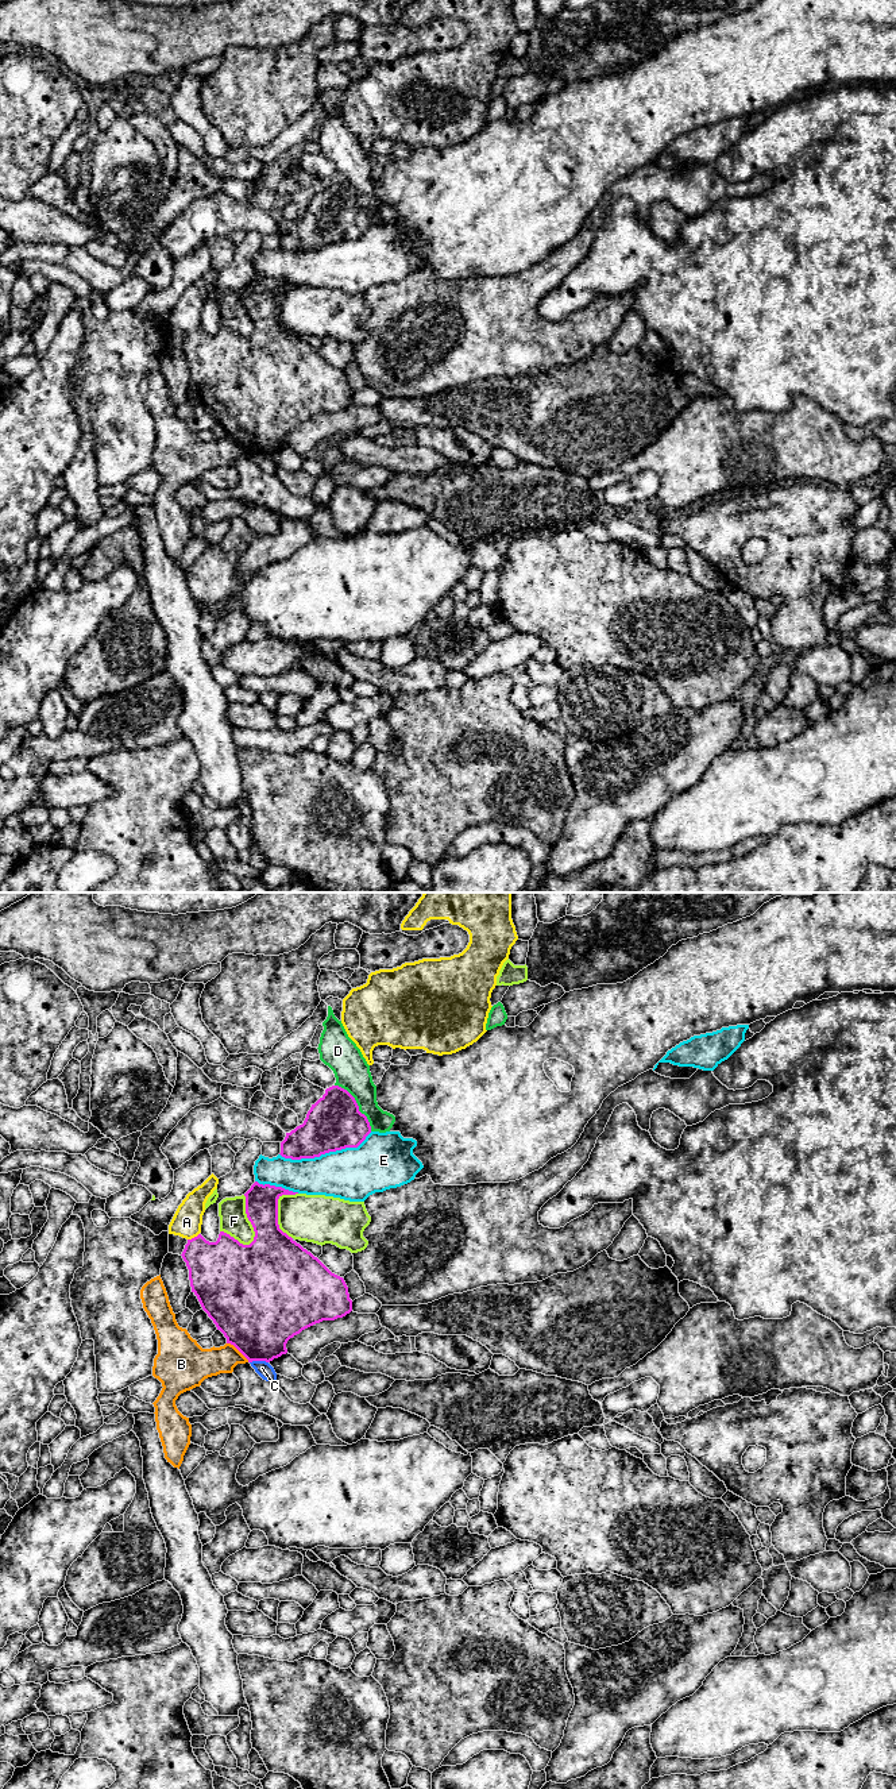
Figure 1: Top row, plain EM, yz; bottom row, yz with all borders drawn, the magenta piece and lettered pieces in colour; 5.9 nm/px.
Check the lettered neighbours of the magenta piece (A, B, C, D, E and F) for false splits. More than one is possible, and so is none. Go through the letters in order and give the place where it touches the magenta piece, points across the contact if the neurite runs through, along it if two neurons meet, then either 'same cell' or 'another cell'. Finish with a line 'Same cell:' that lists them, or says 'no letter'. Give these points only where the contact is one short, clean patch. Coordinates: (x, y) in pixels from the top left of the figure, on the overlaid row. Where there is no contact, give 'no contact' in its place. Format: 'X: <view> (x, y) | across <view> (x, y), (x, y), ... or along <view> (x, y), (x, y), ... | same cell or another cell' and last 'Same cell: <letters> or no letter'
A: yz (194, 1237) | another cell
B: yz (238, 1349) | along yz (227, 1342), (248, 1361) | another cell
C: yz (258, 1360) | along yz (267, 1361), (250, 1363) | another cell
D: yz (356, 1105) | another cell
E: yz (325, 1152) | another cell
F: yz (248, 1219) | another cell
Same cell: no letter

